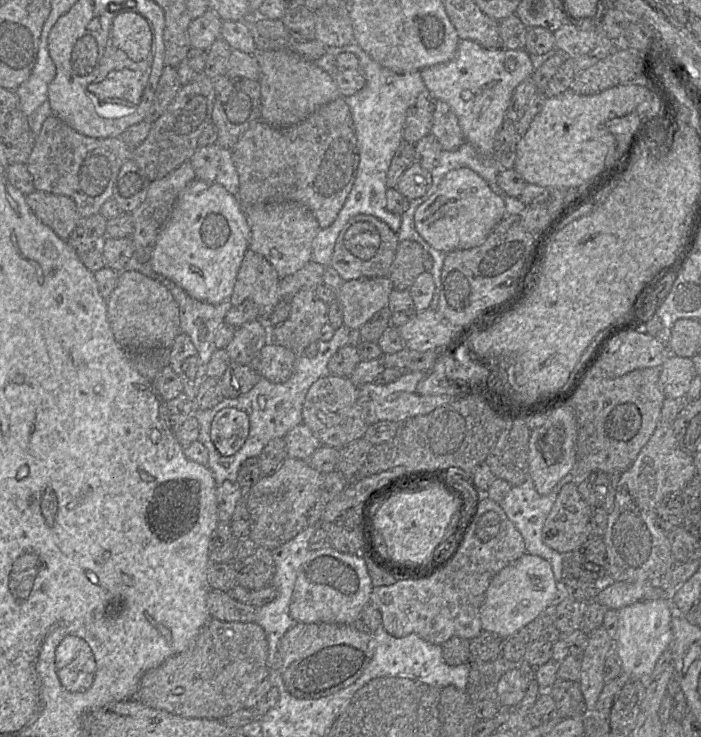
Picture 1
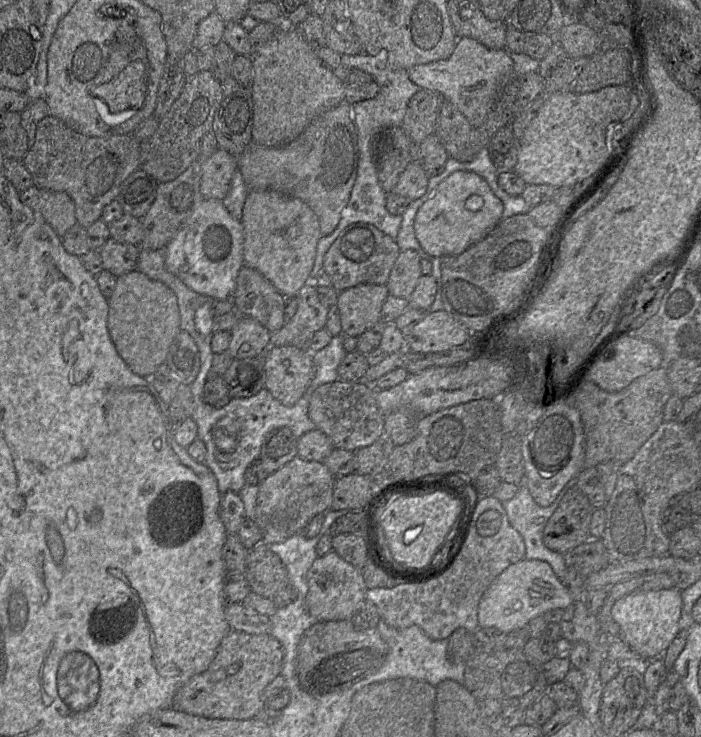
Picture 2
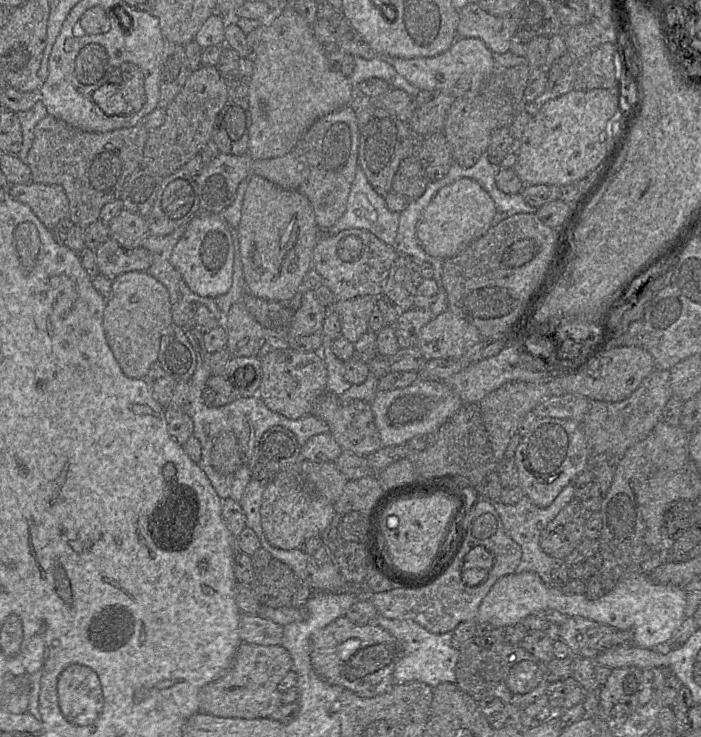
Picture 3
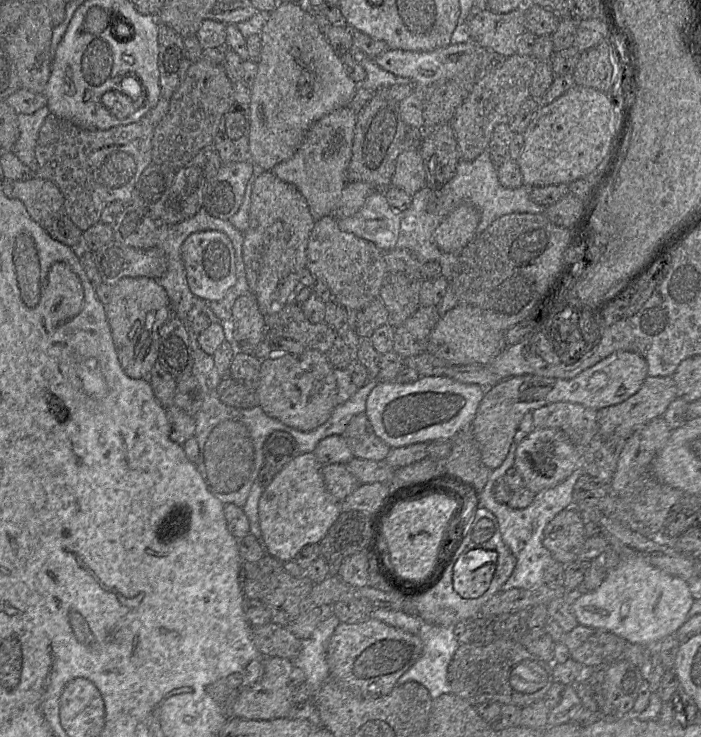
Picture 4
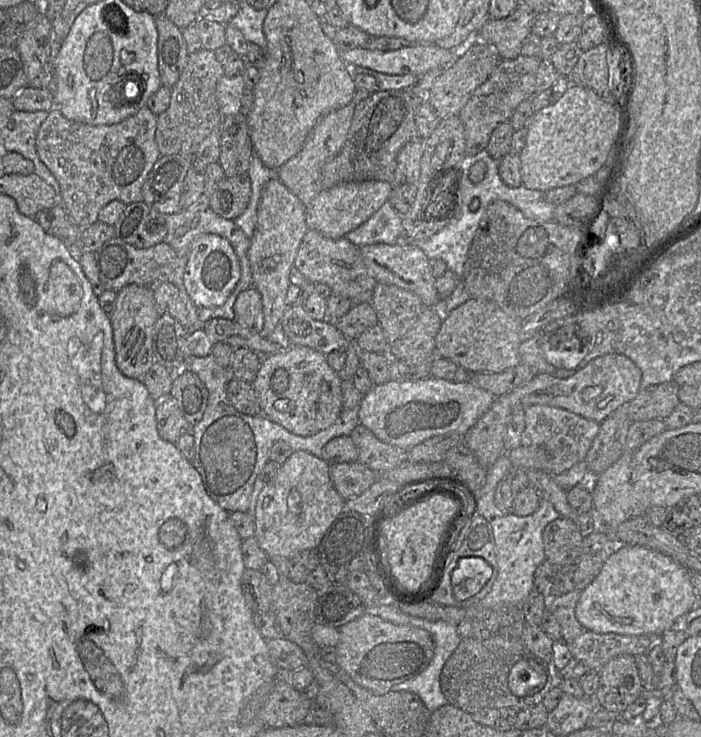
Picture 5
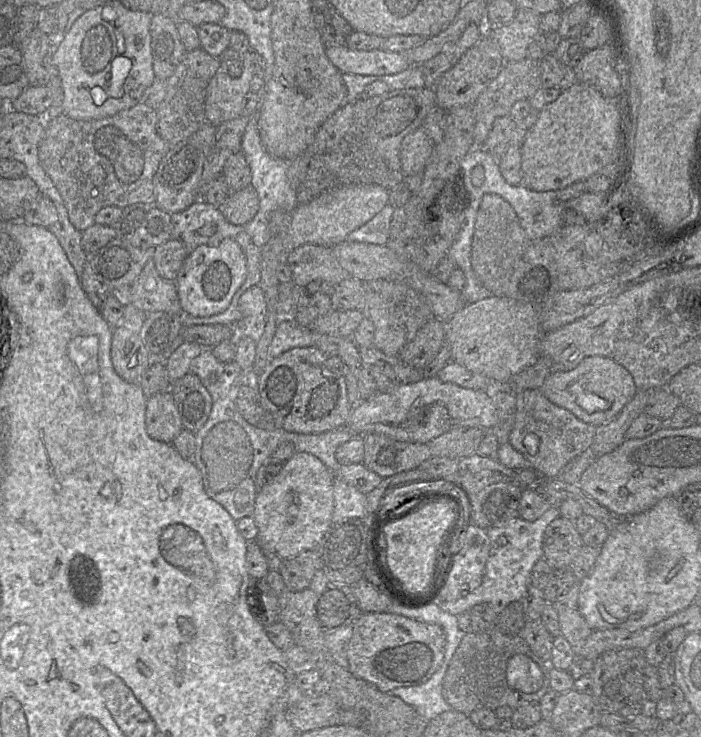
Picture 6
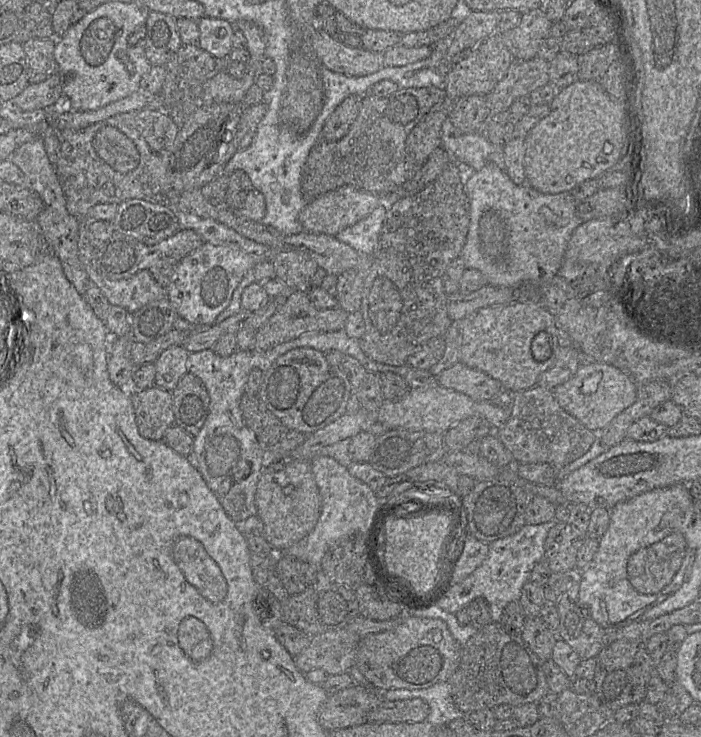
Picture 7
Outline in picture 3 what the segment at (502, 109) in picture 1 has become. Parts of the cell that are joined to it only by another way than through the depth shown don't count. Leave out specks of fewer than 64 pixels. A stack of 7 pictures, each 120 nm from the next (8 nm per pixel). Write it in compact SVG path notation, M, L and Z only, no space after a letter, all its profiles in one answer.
M457 37L448 50L432 57L395 58L389 60L395 70L419 90L440 91L455 98L475 97L484 80L496 69L494 53L478 38Z

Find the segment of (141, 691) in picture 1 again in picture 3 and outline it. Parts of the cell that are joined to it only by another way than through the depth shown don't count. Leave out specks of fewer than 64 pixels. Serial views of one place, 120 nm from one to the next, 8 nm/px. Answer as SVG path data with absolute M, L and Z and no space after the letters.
M242 642L231 667L218 679L208 683L199 692L199 712L223 718L268 718L281 705L279 682L292 669L292 658L282 645L261 646Z

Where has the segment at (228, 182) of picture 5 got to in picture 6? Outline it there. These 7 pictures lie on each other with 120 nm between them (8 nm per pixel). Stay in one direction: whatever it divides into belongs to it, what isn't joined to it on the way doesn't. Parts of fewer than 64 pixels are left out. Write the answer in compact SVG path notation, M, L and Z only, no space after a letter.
M250 184L240 191L231 193L218 208L227 221L244 226L254 218L259 210L258 194Z

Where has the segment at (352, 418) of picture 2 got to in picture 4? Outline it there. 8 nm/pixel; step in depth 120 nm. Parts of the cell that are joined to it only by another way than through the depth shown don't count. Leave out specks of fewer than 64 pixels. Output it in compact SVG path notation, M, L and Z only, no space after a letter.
M365 413L355 416L350 421L342 437L354 458L383 462L391 450L374 433Z

